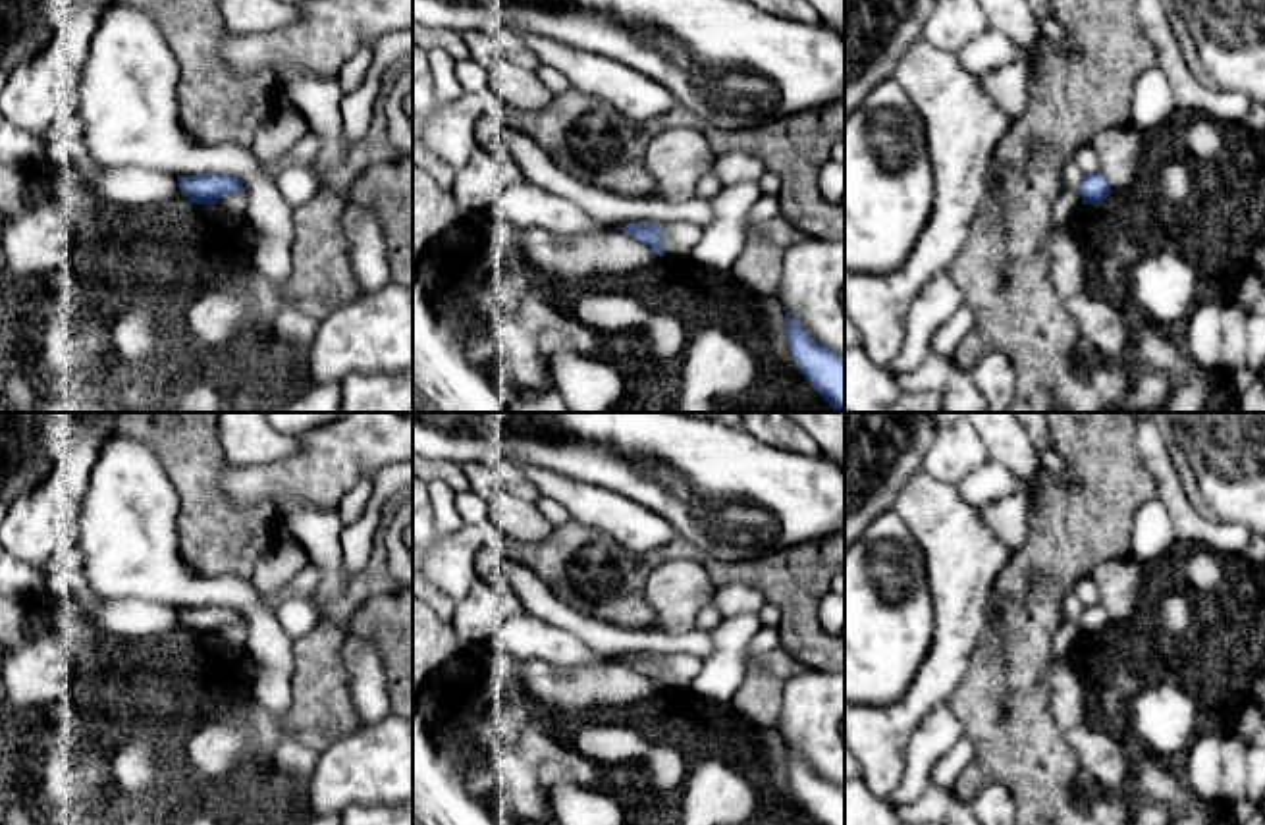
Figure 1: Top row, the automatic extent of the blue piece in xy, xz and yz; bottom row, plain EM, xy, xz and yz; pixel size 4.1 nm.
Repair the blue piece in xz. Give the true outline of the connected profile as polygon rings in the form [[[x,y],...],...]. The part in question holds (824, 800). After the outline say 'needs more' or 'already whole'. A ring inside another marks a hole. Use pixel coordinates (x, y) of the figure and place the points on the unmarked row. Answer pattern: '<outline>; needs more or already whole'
[[[783,738],[787,769],[796,798],[818,825],[845,825],[845,788],[814,773]]]; already whole

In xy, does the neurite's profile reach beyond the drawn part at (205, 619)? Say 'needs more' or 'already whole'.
already whole

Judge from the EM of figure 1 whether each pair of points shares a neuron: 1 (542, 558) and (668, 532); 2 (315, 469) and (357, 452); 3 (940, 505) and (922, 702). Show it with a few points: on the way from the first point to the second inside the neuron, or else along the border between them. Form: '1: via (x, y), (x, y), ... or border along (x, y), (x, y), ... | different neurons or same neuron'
1: border along (575, 521), (600, 529), (633, 554), (660, 548) | different neurons
2: via (324, 467), (338, 453), (348, 452) | same neuron
3: via (951, 554), (949, 654) | same neuron

